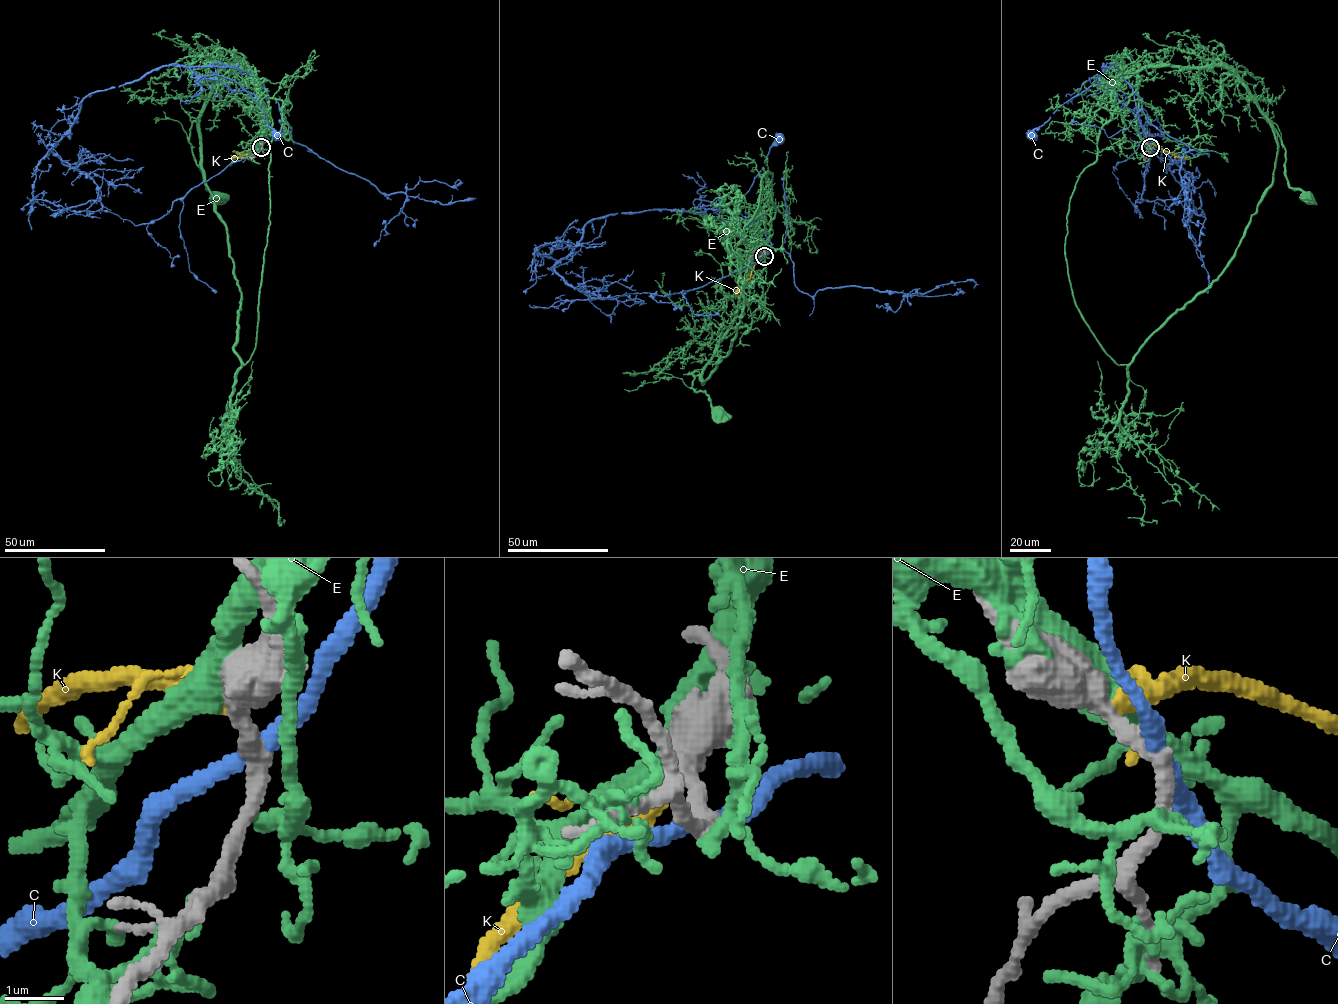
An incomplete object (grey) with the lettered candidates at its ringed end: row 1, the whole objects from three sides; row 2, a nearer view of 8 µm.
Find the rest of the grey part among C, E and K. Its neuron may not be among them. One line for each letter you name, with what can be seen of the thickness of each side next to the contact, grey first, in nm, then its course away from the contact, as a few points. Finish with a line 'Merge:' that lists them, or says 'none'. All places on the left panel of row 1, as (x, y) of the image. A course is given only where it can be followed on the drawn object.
Merge: none

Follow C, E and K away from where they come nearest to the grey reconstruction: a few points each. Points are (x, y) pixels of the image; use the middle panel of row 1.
C: (764, 256), (772, 244), (747, 221), (713, 209), (691, 212), (701, 207), (701, 200), (737, 202), (779, 137)
E: (764, 256), (767, 243), (755, 244), (738, 312), (716, 353), (693, 380), (691, 387), (703, 391), (719, 413)
K: (763, 254), (741, 292), (736, 286)

